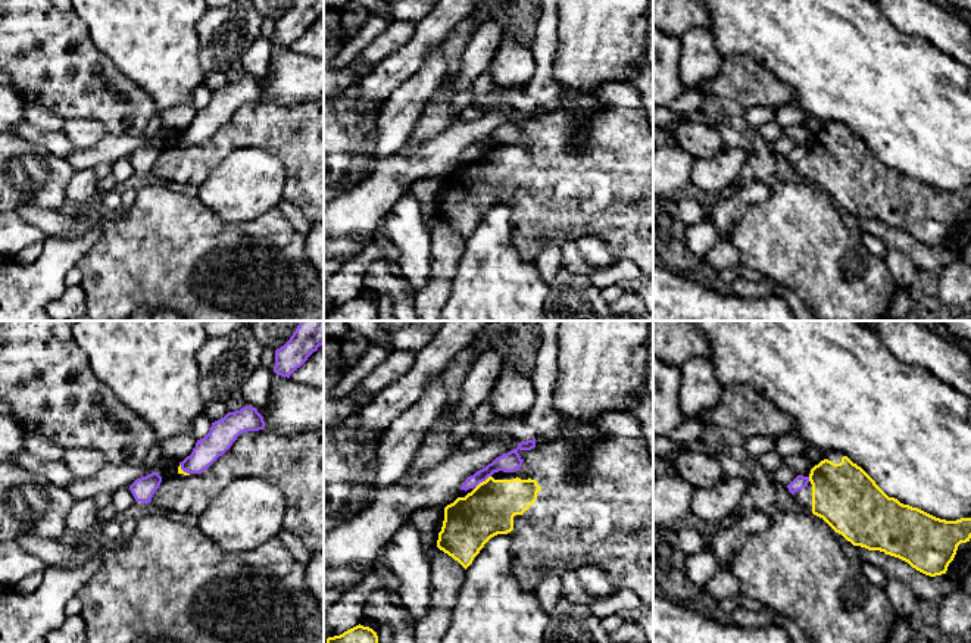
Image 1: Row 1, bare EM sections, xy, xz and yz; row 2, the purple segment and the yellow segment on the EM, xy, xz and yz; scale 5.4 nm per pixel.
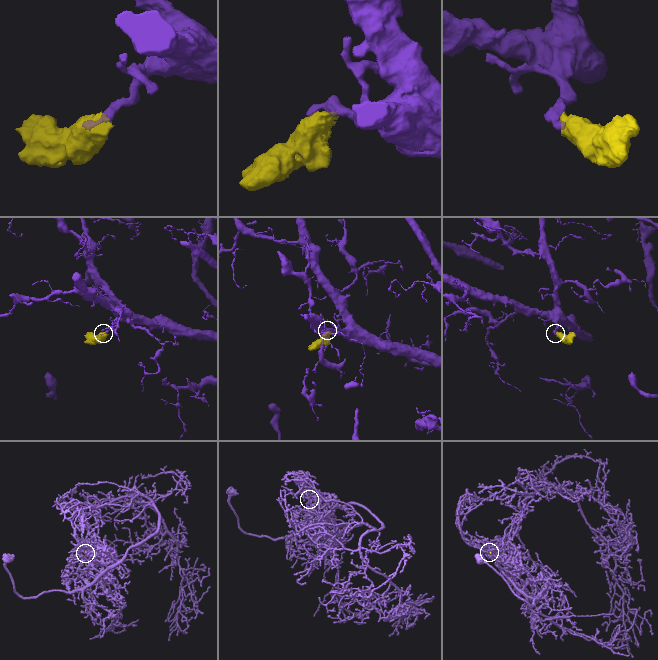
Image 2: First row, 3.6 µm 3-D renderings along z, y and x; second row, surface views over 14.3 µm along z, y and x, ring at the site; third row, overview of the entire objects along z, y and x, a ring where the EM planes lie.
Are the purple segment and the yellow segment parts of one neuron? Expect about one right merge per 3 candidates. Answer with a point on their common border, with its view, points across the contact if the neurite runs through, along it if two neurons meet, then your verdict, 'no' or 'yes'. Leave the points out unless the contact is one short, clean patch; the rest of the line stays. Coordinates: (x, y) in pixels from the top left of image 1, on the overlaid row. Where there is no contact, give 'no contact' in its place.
xz (483, 480) | along xz (490, 475), (475, 487) | no

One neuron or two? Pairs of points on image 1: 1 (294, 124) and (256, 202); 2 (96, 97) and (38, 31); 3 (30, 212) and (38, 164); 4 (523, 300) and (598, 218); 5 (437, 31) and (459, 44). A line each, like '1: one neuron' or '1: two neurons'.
1: two neurons
2: one neuron
3: two neurons
4: two neurons
5: two neurons

